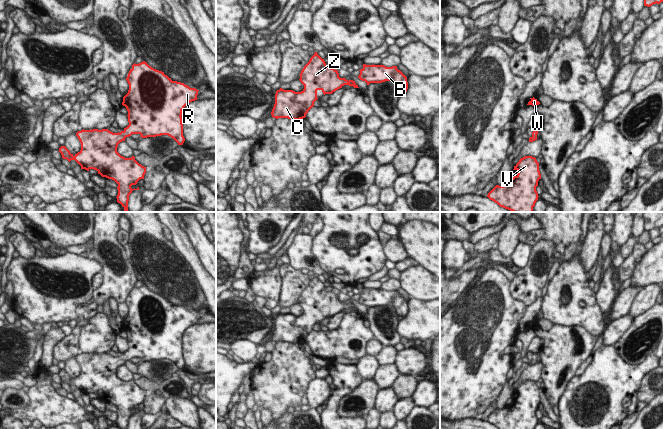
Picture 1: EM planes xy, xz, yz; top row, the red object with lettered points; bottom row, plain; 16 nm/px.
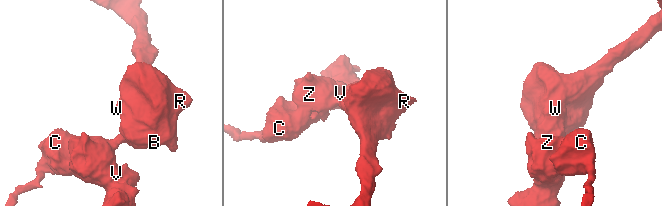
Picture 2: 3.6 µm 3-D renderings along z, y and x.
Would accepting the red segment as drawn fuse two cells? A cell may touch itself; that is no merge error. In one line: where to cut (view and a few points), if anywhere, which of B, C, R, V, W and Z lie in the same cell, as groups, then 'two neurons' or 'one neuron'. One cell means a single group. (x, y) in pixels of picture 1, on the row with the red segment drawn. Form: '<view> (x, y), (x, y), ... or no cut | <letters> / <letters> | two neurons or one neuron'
no cut | B C R V W Z | one neuron

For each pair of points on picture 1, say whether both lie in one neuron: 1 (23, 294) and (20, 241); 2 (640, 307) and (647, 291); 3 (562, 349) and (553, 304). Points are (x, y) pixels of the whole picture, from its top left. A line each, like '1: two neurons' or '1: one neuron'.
1: two neurons
2: one neuron
3: two neurons

